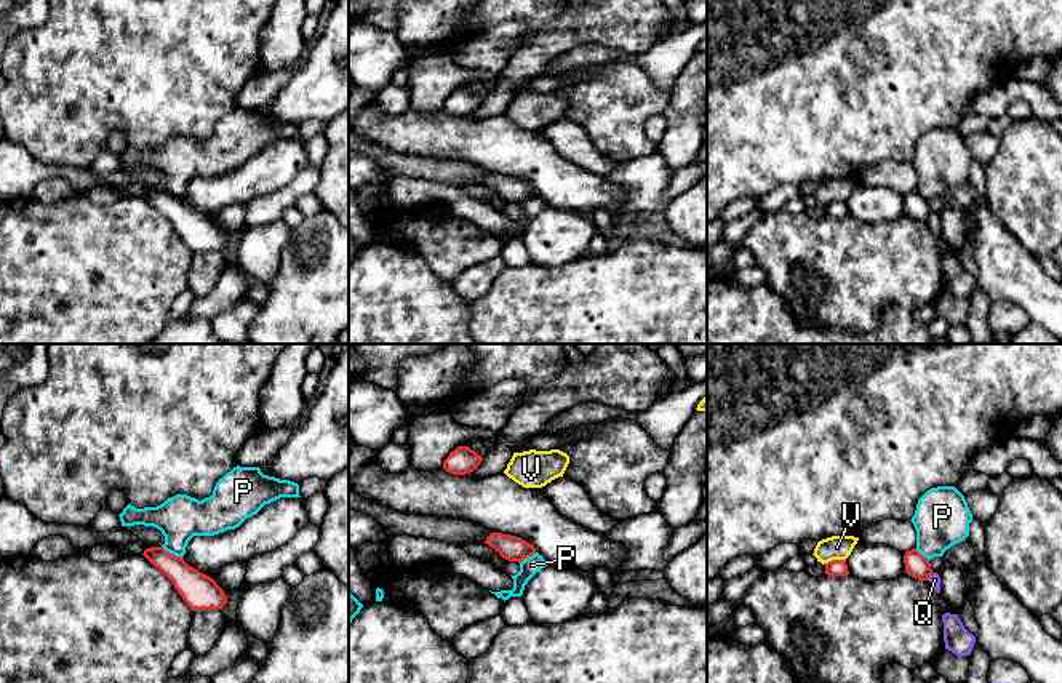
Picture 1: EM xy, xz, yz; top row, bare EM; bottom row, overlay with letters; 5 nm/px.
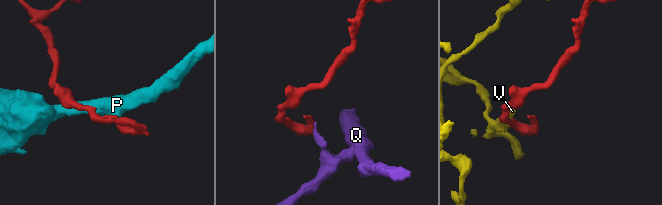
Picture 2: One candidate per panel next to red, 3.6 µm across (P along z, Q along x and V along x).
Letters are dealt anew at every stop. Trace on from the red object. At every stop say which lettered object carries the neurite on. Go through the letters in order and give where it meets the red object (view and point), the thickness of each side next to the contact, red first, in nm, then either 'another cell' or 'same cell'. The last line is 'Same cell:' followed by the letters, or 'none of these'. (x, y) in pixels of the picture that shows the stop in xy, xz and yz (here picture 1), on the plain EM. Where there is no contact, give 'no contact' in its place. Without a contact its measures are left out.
P: xy (171, 195) | 180/220 nm | another cell
Q: yz (930, 216) | 120/60 nm | another cell
V: yz (834, 202) | 80/130 nm | another cell
Same cell: none of these

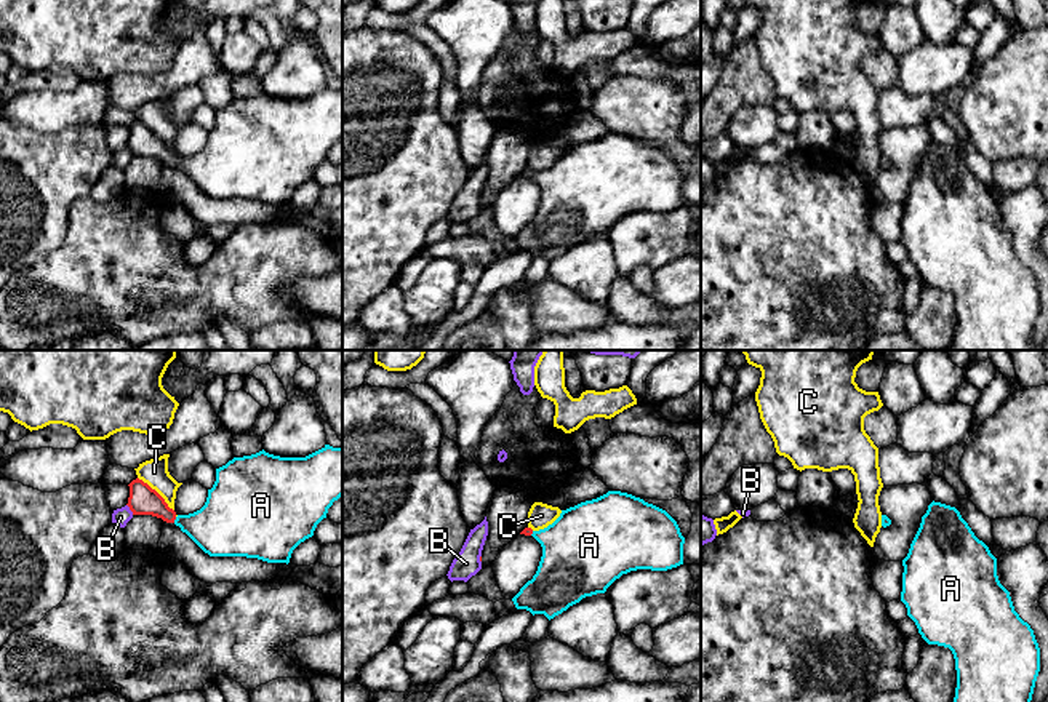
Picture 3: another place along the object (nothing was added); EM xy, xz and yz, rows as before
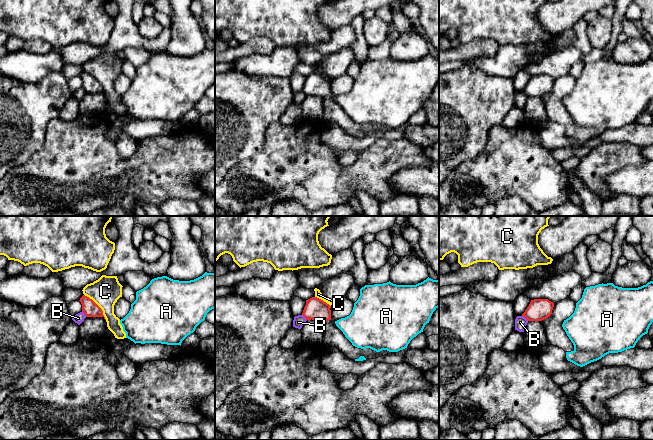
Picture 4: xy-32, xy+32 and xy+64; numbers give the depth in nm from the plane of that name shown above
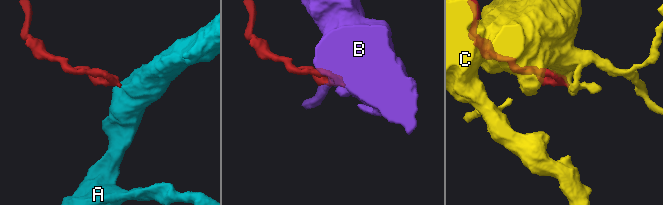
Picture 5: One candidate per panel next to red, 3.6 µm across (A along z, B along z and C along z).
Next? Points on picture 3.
A: xy (175, 160) | 150/300 nm | same cell
B: xy (130, 151) | 150/90 nm | another cell
C: xy (157, 135) | 150/140 nm | another cell
Same cell: A

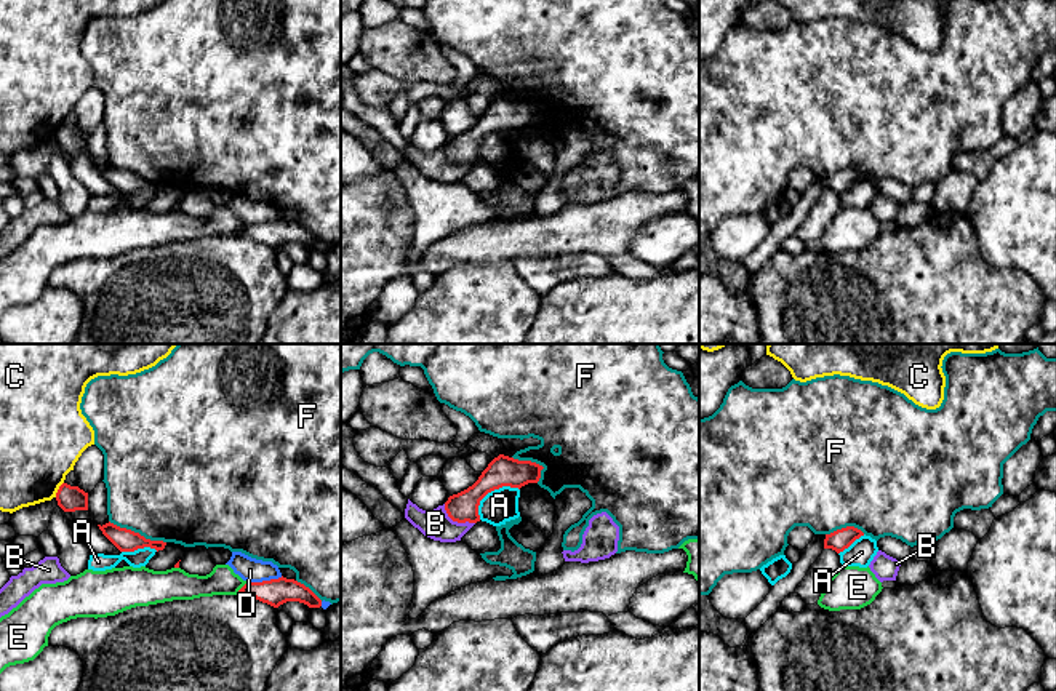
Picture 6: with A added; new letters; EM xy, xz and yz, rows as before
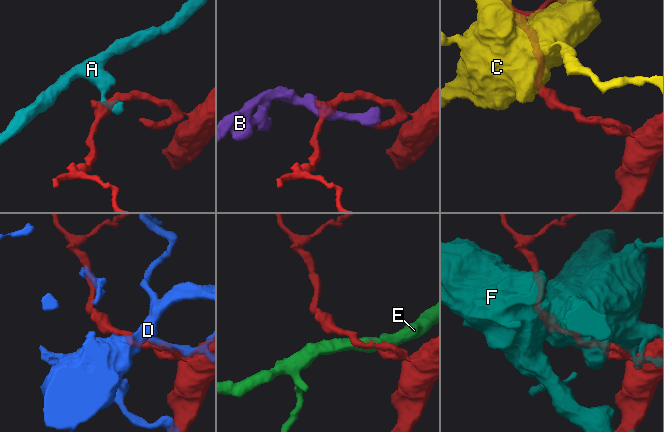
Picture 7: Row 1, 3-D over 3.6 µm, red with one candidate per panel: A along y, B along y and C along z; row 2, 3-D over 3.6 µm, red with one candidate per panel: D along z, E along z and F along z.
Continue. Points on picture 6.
A: xz (490, 133) | 160/170 nm | another cell
B: xz (456, 162) | 150/150 nm | another cell
C: xy (58, 131) | 130/400 nm | another cell
D: xy (264, 223) | 140/120 nm | another cell
E: xy (242, 229) | 140/140 nm | another cell
F: xy (138, 175) | 110/500 nm | another cell
Same cell: none of these

